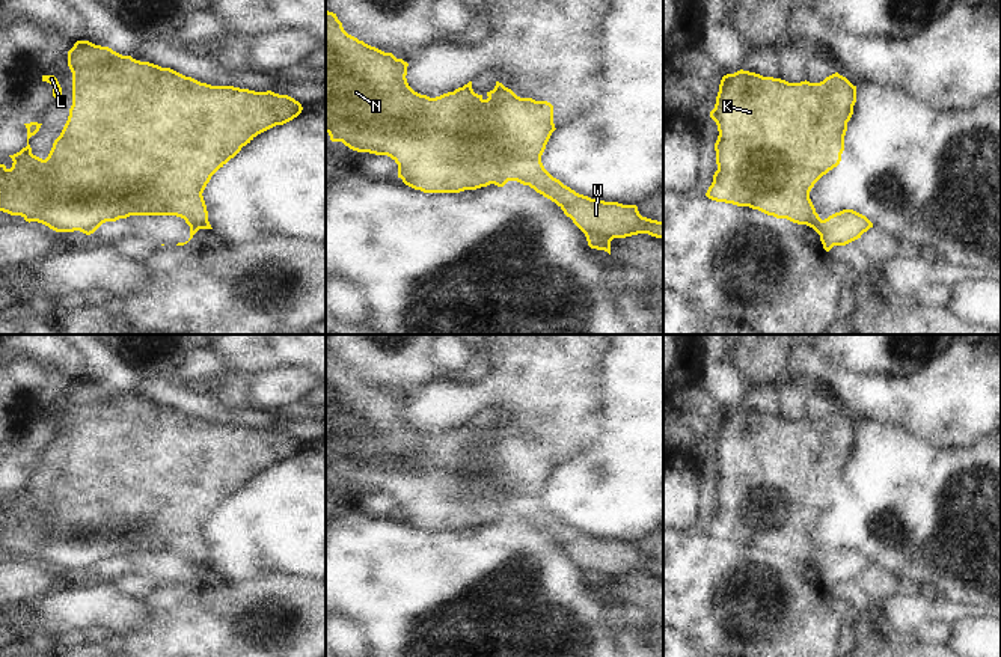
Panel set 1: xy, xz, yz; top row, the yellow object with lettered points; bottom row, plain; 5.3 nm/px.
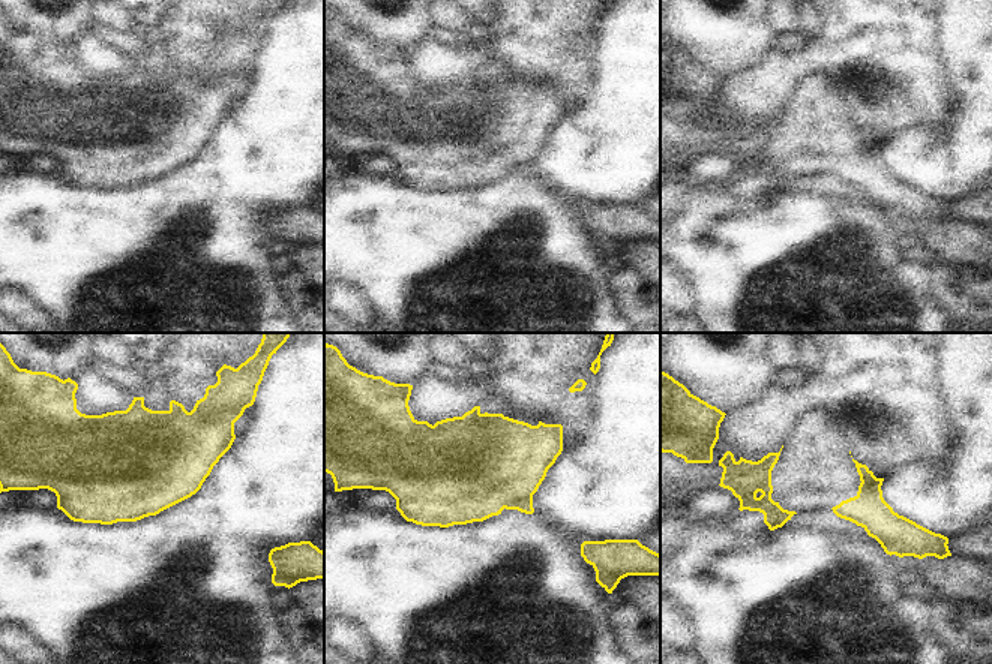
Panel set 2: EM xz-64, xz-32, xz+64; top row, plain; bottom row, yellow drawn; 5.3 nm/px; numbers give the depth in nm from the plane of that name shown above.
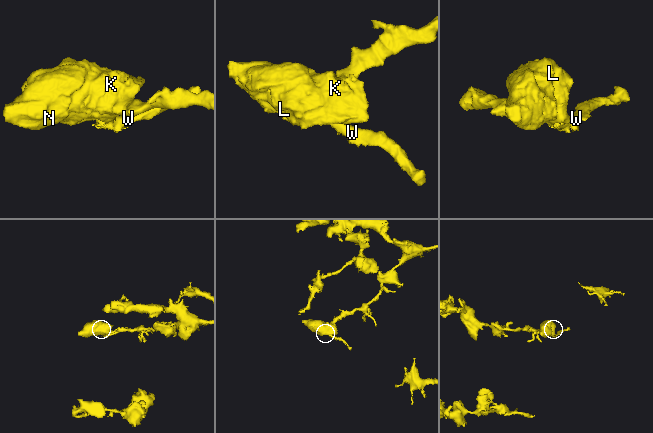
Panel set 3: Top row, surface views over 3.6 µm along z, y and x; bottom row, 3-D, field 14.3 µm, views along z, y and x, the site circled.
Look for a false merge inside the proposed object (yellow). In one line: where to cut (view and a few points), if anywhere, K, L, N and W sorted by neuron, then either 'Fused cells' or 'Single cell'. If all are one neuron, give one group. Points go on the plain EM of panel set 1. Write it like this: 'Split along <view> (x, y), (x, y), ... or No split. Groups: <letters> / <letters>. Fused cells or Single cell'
Split along xz (544, 482), (537, 493), (513, 495), (493, 520). Groups: K L N / W. Fused cells

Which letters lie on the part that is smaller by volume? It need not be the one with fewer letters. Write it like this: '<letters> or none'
W

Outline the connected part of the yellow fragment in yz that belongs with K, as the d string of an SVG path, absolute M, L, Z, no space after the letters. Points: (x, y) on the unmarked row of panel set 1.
M743 407L724 413L710 449L719 469L715 481L718 508L706 533L808 562L816 552L810 529L840 502L855 440L856 423L838 410L820 420L788 420Z

